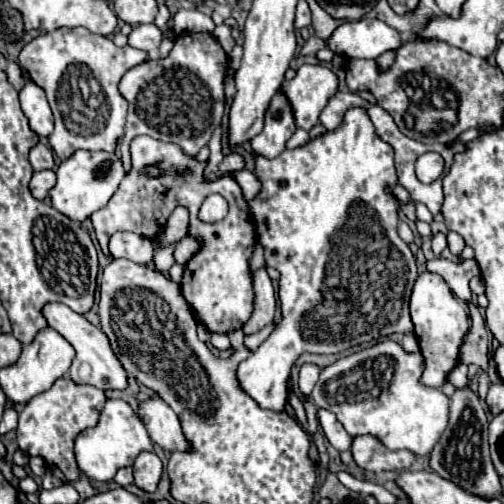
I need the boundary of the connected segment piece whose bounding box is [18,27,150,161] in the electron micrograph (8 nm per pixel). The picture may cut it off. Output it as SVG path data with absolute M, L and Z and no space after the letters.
M62 27L58 31L42 33L22 47L22 51L18 55L18 63L28 73L28 77L38 87L44 89L50 109L54 113L54 131L48 137L48 143L60 161L66 161L78 149L108 151L108 153L112 153L116 149L118 139L124 135L126 109L128 109L126 99L118 91L118 81L128 69L144 63L144 61L150 61L150 53L134 49L130 45L116 47L110 37L94 35L94 33L86 31L84 27L72 27L72 29Z

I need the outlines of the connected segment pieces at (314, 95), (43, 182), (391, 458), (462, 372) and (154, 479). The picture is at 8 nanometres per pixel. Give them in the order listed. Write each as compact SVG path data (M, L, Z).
M302 65L292 79L284 79L280 93L286 95L292 107L292 115L296 121L296 127L310 131L318 123L318 115L322 107L328 103L328 99L336 93L338 89L338 77L324 65Z
M46 169L46 171L34 173L28 187L36 199L44 199L44 197L48 197L48 191L50 191L50 187L54 187L54 183L56 183L56 173L52 169Z
M374 435L354 437L352 455L364 471L406 471L416 459L410 451L390 451L382 447Z
M460 363L452 373L450 373L450 383L454 387L464 387L468 383L468 377L466 377L466 365Z
M142 451L134 461L134 483L144 491L156 491L162 477L162 461L154 451Z

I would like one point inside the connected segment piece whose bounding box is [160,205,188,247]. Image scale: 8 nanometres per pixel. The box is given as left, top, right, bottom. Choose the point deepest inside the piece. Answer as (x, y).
(177, 226)

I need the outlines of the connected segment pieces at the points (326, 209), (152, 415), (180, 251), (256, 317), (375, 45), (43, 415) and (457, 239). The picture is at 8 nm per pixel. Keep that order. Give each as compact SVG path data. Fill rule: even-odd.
M354 107L350 111L346 111L344 121L338 129L328 131L316 139L310 139L306 145L296 147L296 149L286 149L282 151L276 159L266 159L266 157L256 157L256 177L262 183L262 191L248 203L248 211L252 213L252 219L256 219L258 223L266 223L266 233L260 235L260 245L264 247L264 257L266 257L266 265L276 267L280 271L280 281L278 281L278 299L280 299L280 311L282 311L282 319L276 323L274 331L270 333L270 337L256 349L256 353L252 353L248 359L244 359L238 365L238 379L242 389L264 409L270 411L284 411L286 405L286 379L290 375L290 369L294 365L294 361L302 355L302 353L342 353L348 347L354 345L362 345L368 341L376 341L378 337L386 337L392 333L412 333L414 325L410 321L410 313L408 313L408 299L412 293L412 285L418 277L416 273L416 261L410 253L410 249L406 247L406 243L400 239L398 231L396 231L396 223L398 223L398 207L400 203L386 193L388 185L396 185L398 179L394 175L394 151L388 143L384 143L382 139L378 139L374 125L370 123L366 111Z
M150 397L138 403L138 417L144 423L150 439L166 451L186 451L190 447L182 435L176 413L160 399Z
M186 235L186 237L178 243L174 257L176 257L176 261L178 261L180 265L184 265L184 263L186 263L194 253L198 253L200 249L202 249L202 241L200 241L198 237Z
M258 269L252 275L252 283L254 283L254 311L242 327L244 333L256 333L262 327L266 327L272 321L274 309L276 309L274 287L272 287L272 281L270 281L266 269Z
M380 19L346 21L328 39L328 47L334 53L360 59L378 59L382 53L394 51L402 45L404 41L400 33Z
M58 379L48 391L32 397L26 407L20 411L18 421L18 447L30 457L42 455L46 463L62 469L68 481L78 479L80 471L74 461L74 439L78 431L86 427L94 427L98 423L98 415L104 407L104 393L92 385L76 385L70 379Z
M454 231L448 233L448 247L452 251L452 255L460 255L465 245L464 239L458 233L454 233Z

